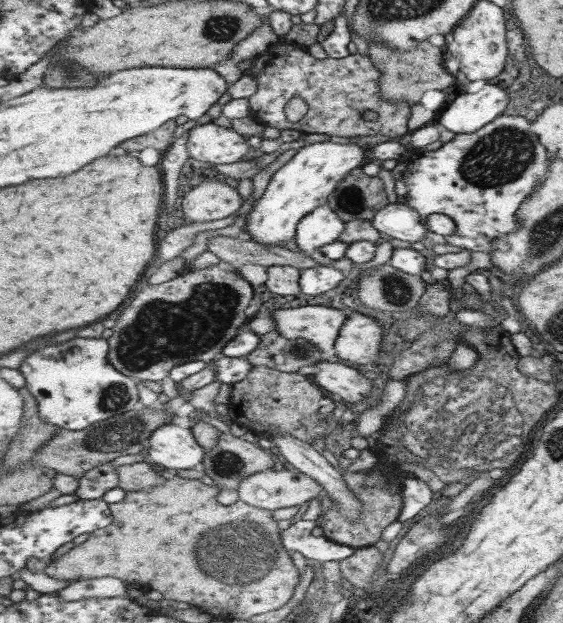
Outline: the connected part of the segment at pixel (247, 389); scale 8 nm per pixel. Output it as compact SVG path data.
M255 367L246 380L232 385L230 408L227 415L232 422L239 423L258 436L268 438L277 433L289 433L305 442L325 435L327 422L319 415L321 398L328 393L309 376L284 373L273 367Z

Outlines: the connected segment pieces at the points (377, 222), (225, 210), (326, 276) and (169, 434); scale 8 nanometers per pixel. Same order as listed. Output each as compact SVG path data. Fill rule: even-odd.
M397 202L383 208L372 219L373 226L392 238L419 242L427 236L428 229L419 212L415 209Z
M221 181L203 182L185 194L182 200L180 220L211 222L221 220L243 209L241 194L237 187Z
M333 267L304 268L301 271L300 287L303 297L325 294L333 288L337 288L345 276Z
M173 423L161 424L152 434L147 449L149 461L175 470L189 470L203 464L208 452L191 427L182 428Z

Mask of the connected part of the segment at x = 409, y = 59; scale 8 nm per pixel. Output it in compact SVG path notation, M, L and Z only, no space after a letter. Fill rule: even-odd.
M428 39L421 43L421 46L413 48L413 51L399 51L381 44L381 41L371 41L368 46L368 54L381 72L380 88L386 99L394 103L401 101L413 104L421 102L425 92L429 90L445 90L455 84L455 76L445 70L445 62L448 53L443 48L431 44Z

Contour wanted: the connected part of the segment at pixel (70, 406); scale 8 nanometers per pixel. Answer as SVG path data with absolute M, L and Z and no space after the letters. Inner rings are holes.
M73 338L65 344L47 346L43 350L33 352L23 364L20 364L18 370L26 381L25 386L39 401L40 416L48 420L49 424L58 426L60 430L80 431L89 428L91 422L95 424L133 410L139 404L137 382L119 372L115 365L109 362L109 353L110 344L105 338Z

